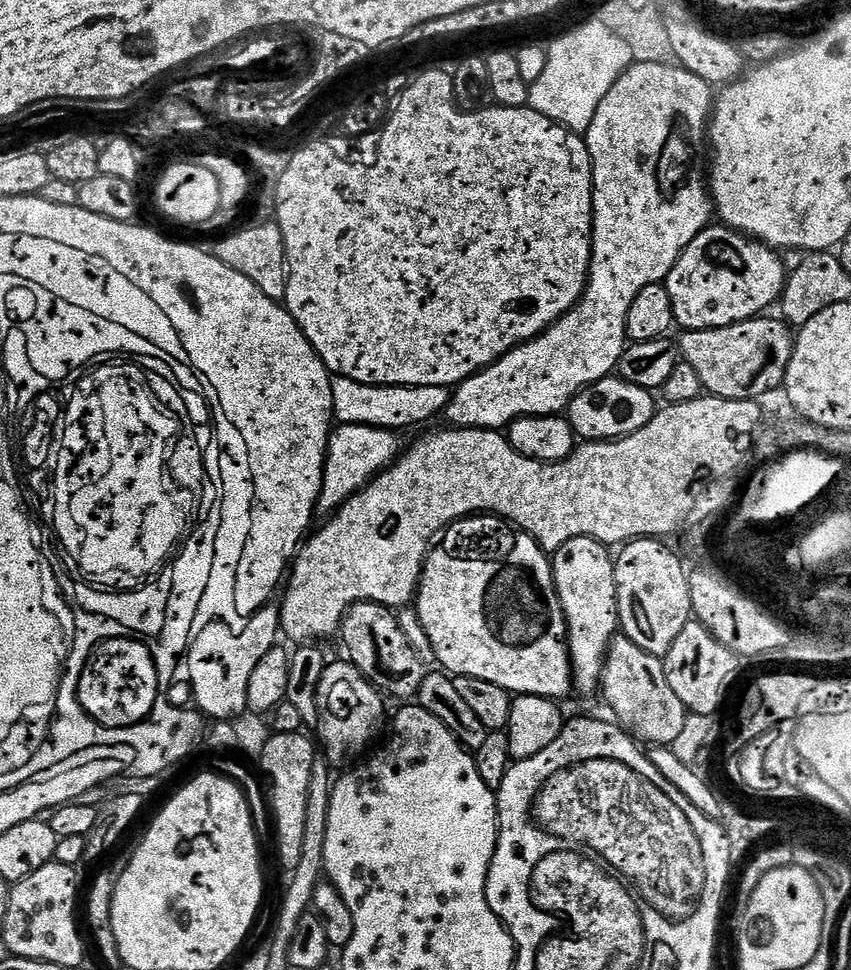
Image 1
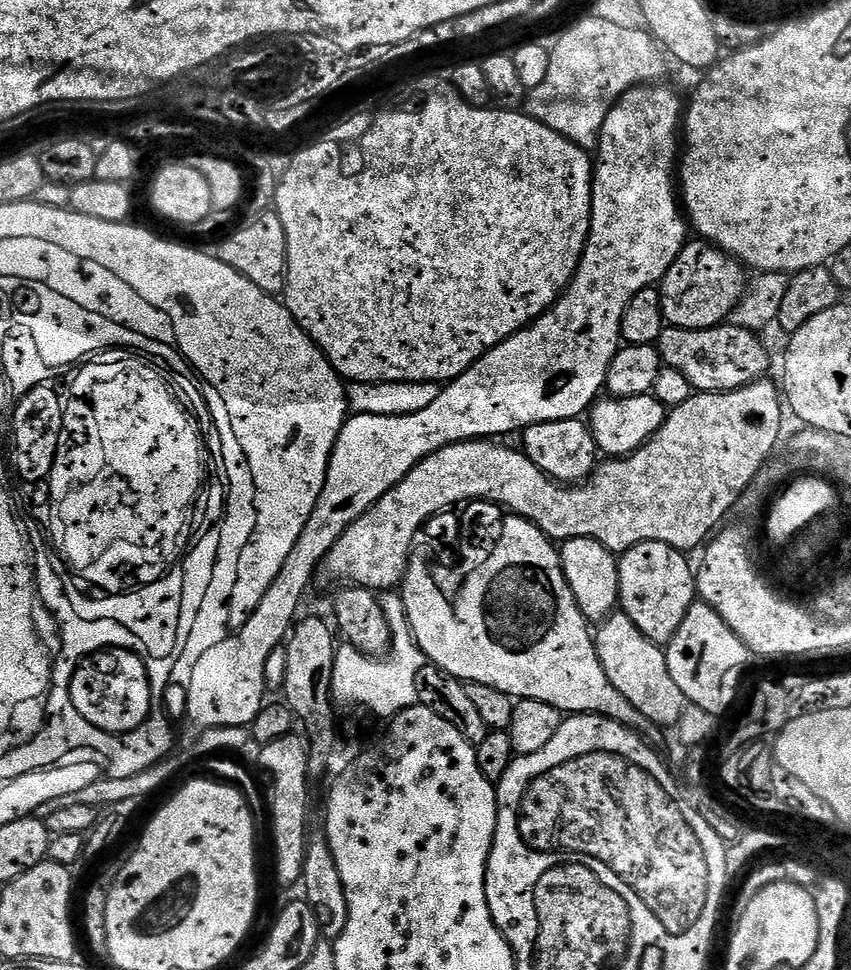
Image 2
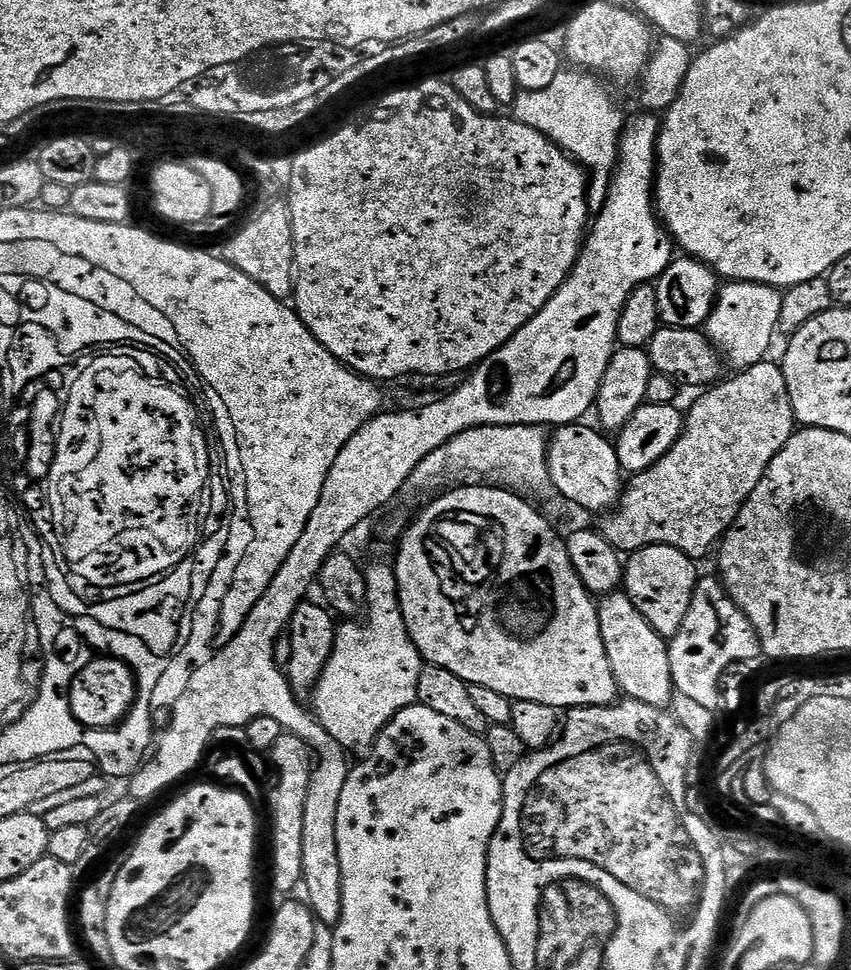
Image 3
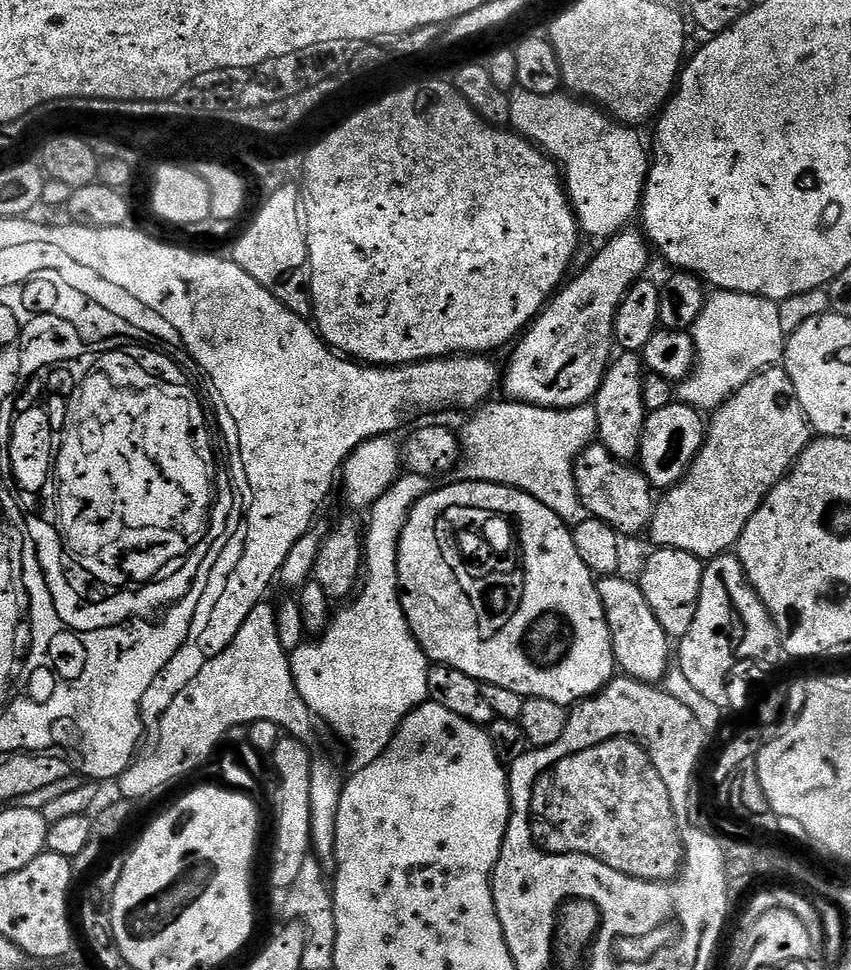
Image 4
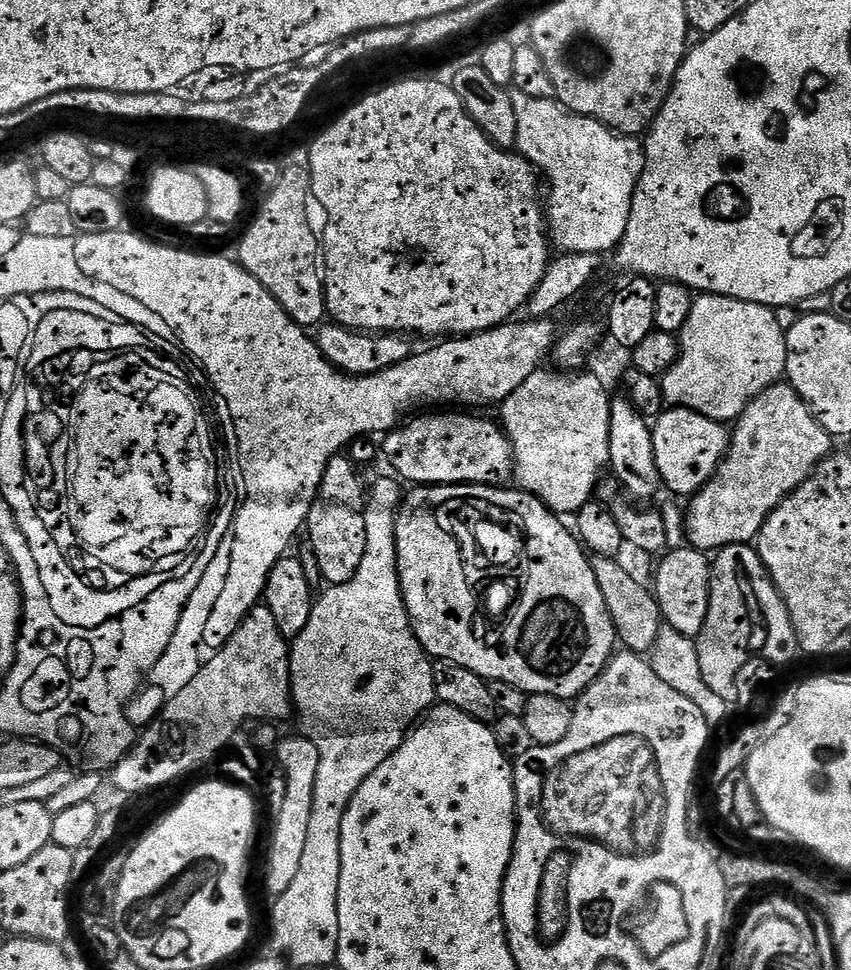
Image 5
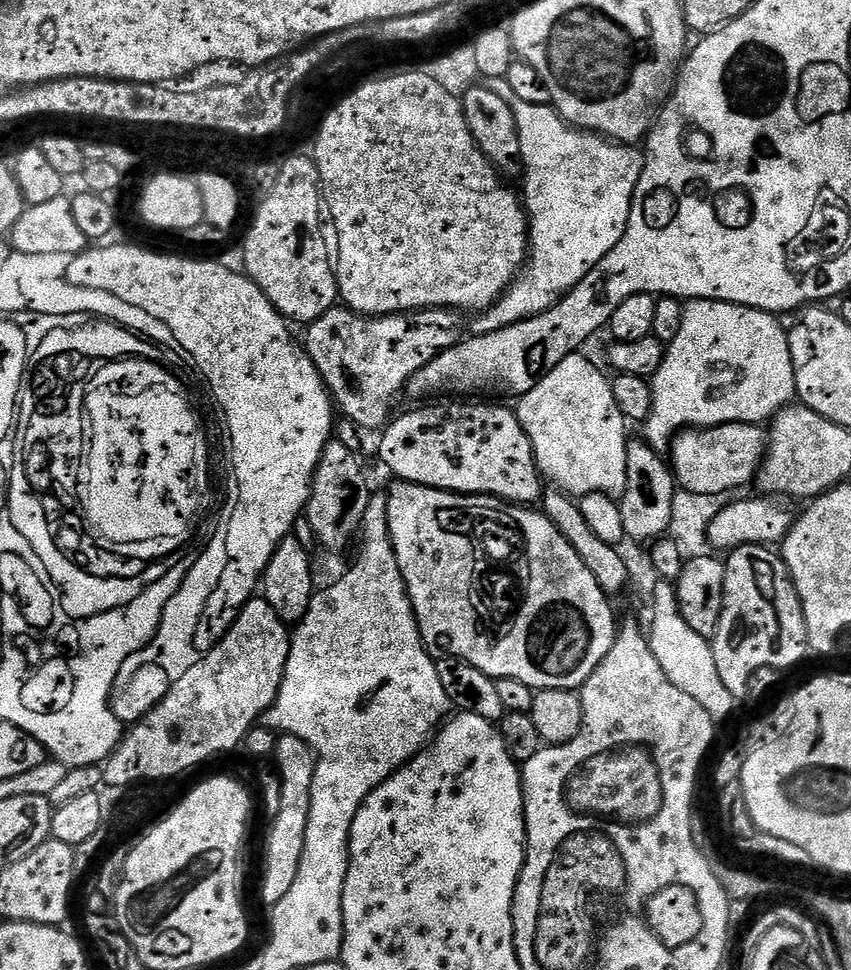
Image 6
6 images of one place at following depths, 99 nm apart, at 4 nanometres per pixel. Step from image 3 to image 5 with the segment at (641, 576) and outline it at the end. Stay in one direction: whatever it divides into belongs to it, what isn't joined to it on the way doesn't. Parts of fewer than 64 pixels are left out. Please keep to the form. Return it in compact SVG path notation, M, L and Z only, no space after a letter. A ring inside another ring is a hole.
M673 547L659 557L660 565L656 568L654 595L660 607L663 623L678 630L678 634L695 638L700 635L702 626L706 626L706 614L710 606L712 566L709 557L699 548L683 547L676 549Z

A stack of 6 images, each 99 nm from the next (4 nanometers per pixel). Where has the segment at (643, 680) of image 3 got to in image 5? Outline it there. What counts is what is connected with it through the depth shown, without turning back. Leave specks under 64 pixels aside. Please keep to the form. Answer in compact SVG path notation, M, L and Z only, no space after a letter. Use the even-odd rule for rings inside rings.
M596 558L592 560L594 578L598 578L598 590L606 602L606 610L616 628L617 641L629 652L651 653L662 627L660 607L653 589L639 584L616 558Z

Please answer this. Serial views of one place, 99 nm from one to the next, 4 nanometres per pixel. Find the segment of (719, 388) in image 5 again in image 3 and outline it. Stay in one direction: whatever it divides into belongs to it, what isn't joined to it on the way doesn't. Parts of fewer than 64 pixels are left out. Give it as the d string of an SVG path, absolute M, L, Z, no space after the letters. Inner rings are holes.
M728 282L719 289L716 304L708 316L706 335L713 348L732 367L743 370L761 363L772 348L772 335L778 332L778 313L782 311L782 292L768 284Z

